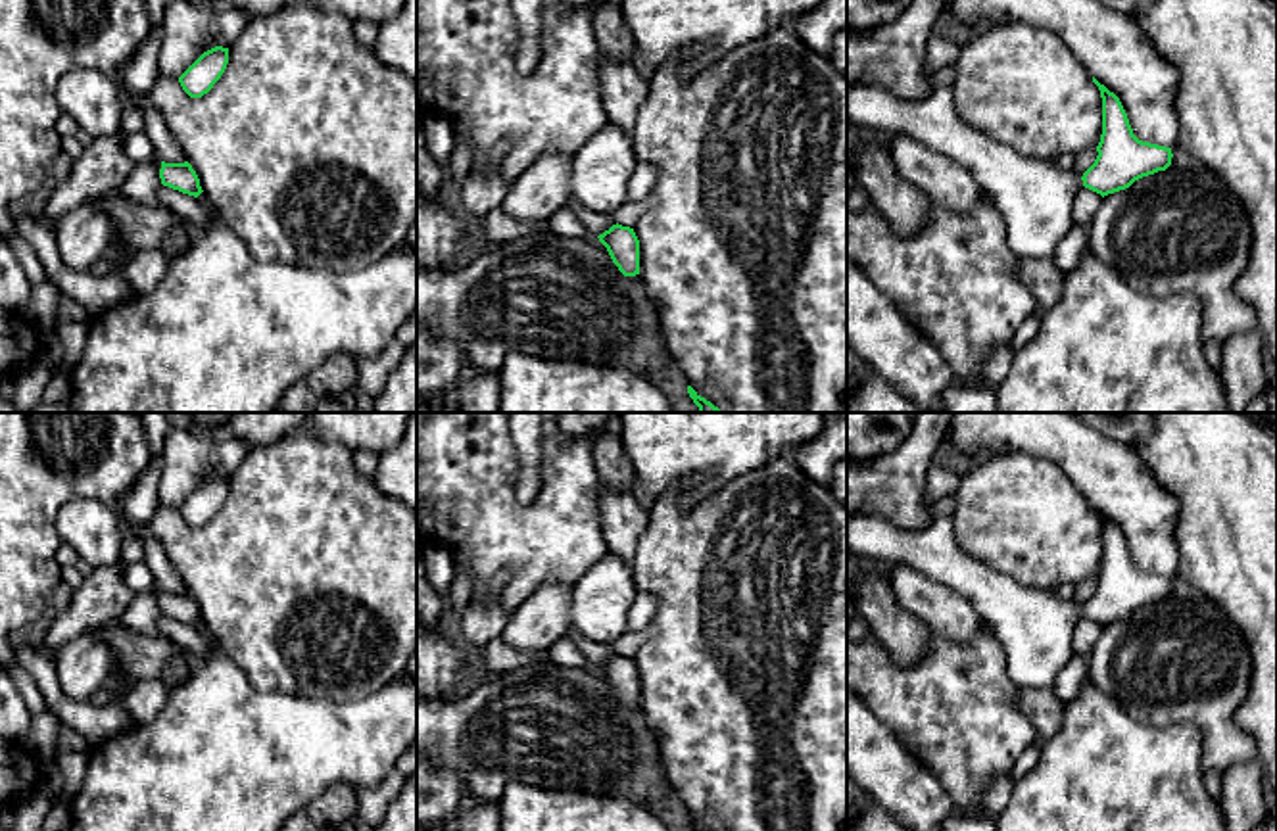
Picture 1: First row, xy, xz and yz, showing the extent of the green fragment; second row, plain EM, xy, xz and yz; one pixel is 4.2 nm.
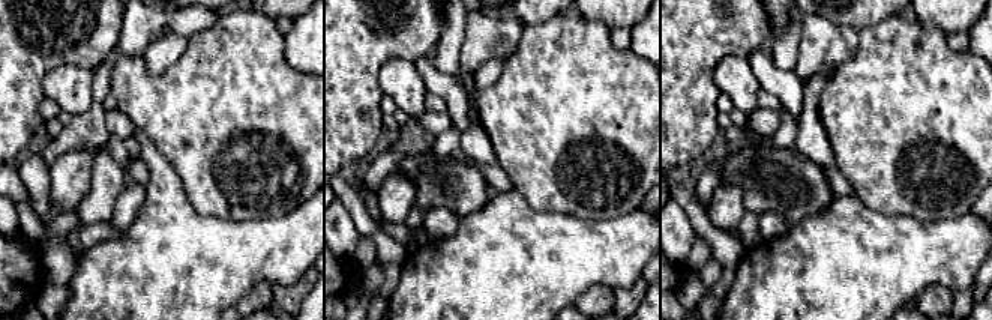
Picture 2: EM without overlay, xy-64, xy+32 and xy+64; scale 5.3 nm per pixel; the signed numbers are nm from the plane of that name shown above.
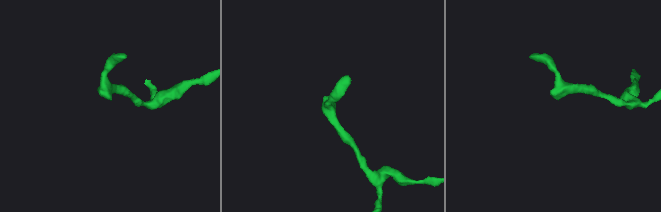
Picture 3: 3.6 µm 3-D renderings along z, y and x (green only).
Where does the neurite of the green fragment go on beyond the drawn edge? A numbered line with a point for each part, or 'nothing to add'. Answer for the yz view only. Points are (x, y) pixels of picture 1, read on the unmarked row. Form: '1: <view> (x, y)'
1: yz (1036, 628)

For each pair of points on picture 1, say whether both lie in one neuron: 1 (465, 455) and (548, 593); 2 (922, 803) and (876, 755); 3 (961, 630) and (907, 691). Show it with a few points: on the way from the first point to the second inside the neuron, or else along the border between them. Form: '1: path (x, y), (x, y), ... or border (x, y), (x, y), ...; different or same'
1: border (571, 584), (546, 580), (511, 615); different
2: path (911, 791), (886, 766); same
3: border (986, 622), (964, 643), (932, 632); different

